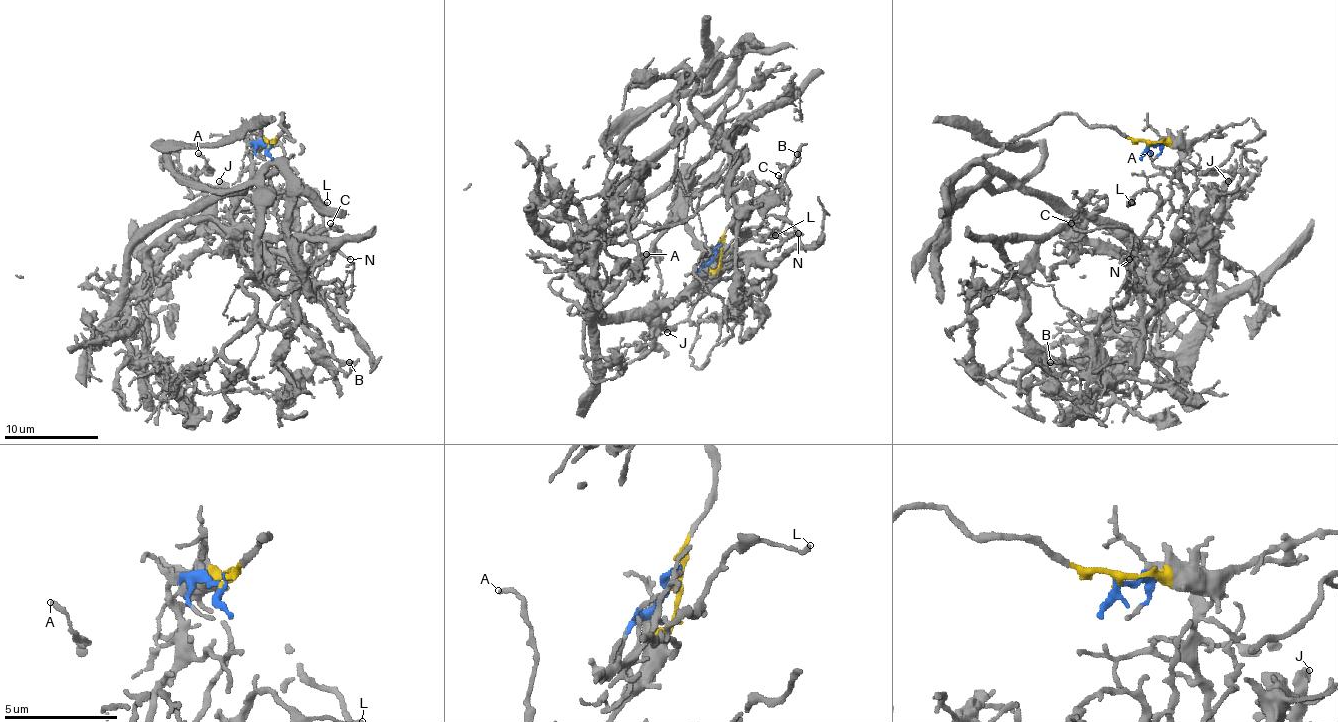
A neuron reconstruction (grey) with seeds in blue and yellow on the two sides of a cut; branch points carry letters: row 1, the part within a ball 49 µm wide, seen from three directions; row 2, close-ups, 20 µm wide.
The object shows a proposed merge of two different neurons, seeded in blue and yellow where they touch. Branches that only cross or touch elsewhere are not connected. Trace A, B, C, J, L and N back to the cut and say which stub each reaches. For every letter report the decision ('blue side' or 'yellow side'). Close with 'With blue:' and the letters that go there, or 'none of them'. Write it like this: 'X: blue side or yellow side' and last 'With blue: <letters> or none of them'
A: blue side
B: blue side
C: blue side
J: blue side
L: blue side
N: blue side
With blue: A, B, C, J, L, N

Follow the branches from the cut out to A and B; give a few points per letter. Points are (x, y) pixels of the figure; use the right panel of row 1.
A: (1148, 145), (1179, 150), (1179, 183), (1200, 225), (1249, 178), (1165, 169), (1151, 162), (1151, 152)
B: (1148, 145), (1179, 150), (1195, 227), (1136, 263), (1082, 373), (1049, 361)

